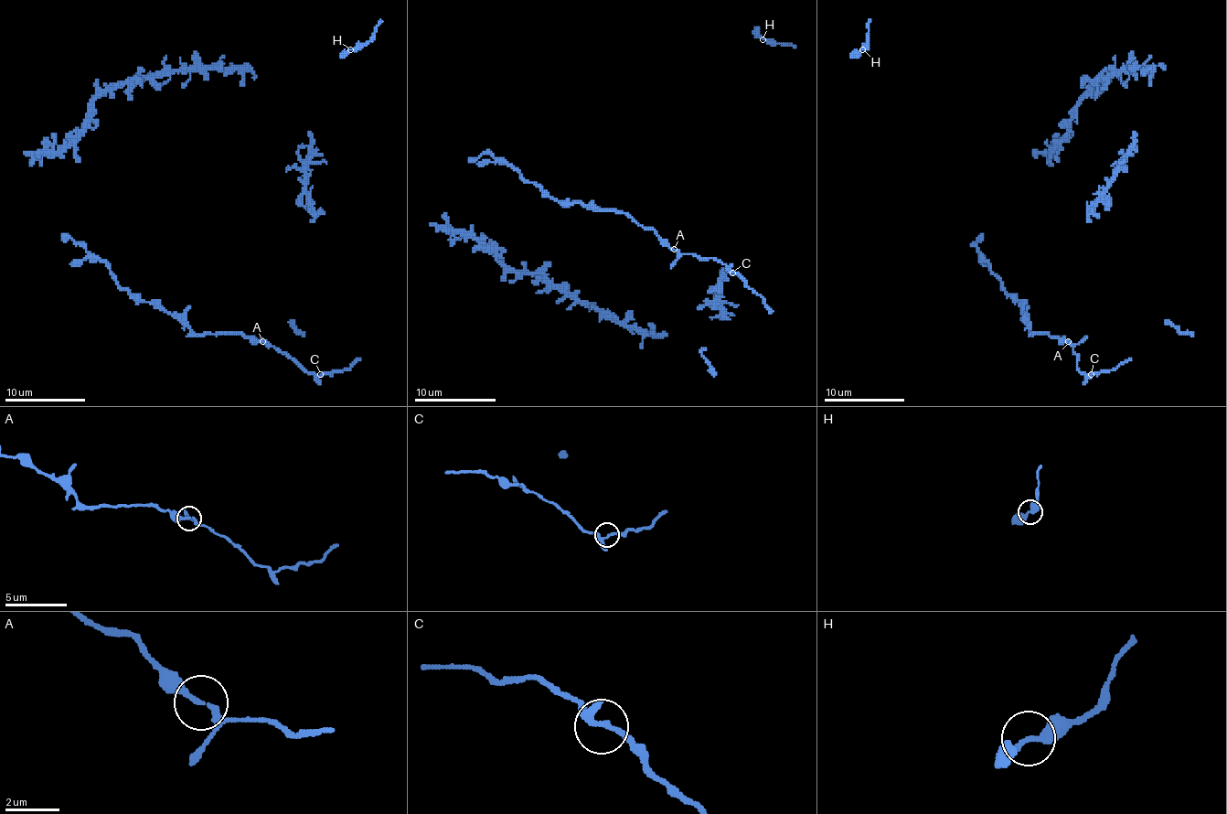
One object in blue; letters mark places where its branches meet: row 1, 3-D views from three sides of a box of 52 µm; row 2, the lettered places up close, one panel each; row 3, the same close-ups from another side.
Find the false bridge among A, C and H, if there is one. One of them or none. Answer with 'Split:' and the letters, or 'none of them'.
Split: none of them

